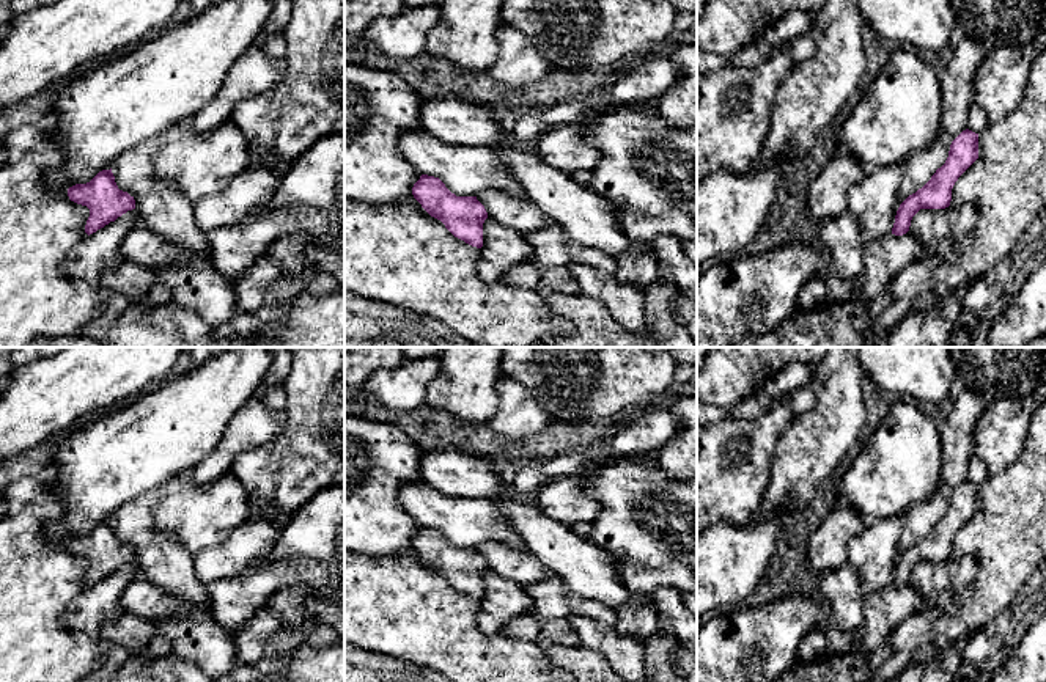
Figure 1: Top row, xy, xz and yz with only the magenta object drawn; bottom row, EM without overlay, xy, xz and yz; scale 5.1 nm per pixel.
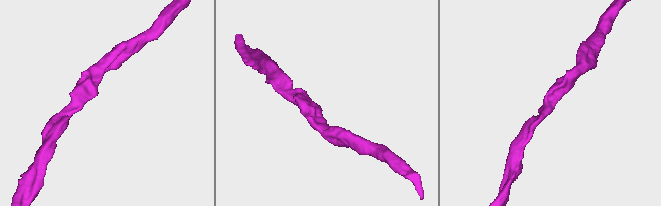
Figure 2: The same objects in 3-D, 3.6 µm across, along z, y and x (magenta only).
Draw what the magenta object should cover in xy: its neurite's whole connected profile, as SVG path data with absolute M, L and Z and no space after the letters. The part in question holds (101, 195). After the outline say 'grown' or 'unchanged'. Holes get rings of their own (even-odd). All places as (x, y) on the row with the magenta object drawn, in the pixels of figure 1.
M112 168L99 171L87 184L69 187L68 196L71 201L90 209L85 225L88 236L115 222L127 211L135 209L134 196L118 189Z; unchanged

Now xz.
M422 174L414 184L412 195L455 237L472 247L483 247L483 223L488 212L477 196L456 196L439 178L428 174Z; unchanged

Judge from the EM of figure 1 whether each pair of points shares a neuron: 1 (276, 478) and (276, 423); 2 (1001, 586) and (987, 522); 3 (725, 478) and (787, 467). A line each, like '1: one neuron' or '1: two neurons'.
1: two neurons
2: one neuron
3: two neurons

